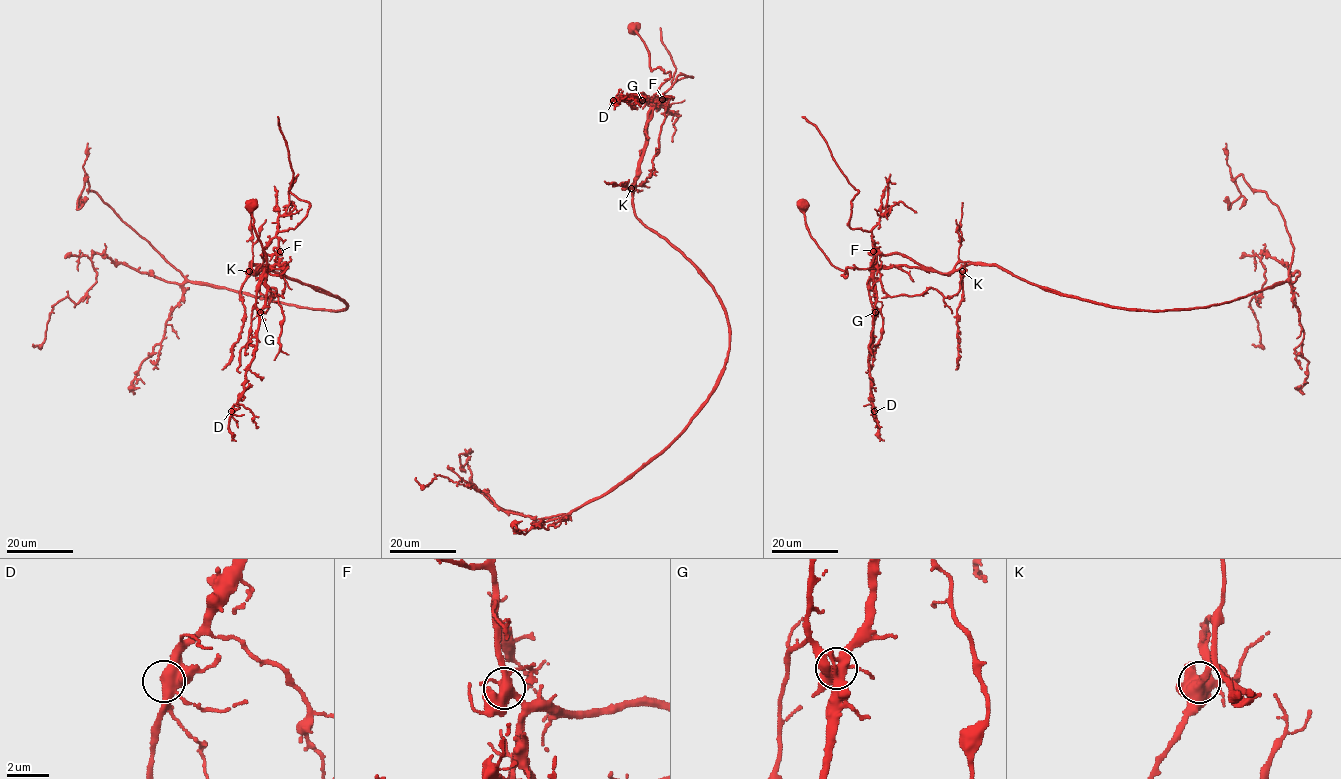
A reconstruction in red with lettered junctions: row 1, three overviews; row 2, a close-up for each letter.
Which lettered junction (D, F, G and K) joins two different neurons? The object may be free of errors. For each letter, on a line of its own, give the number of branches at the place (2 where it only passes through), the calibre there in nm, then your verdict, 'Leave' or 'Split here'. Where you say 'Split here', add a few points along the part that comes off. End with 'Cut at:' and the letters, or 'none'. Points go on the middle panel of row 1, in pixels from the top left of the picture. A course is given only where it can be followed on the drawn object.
D: Branches: 5. Thickness 460 nm. Leave
F: Branches: 5. Thickness 440 nm. Leave
G: Branches: 5. Thickness 480 nm. Split here. Course of the part to remove: (642, 100), (659, 102), (632, 207), (724, 309), (716, 388), (660, 454), (567, 514), (494, 504), (468, 452)
K: Branches: 5. Thickness 550 nm. Leave
Cut at: G

